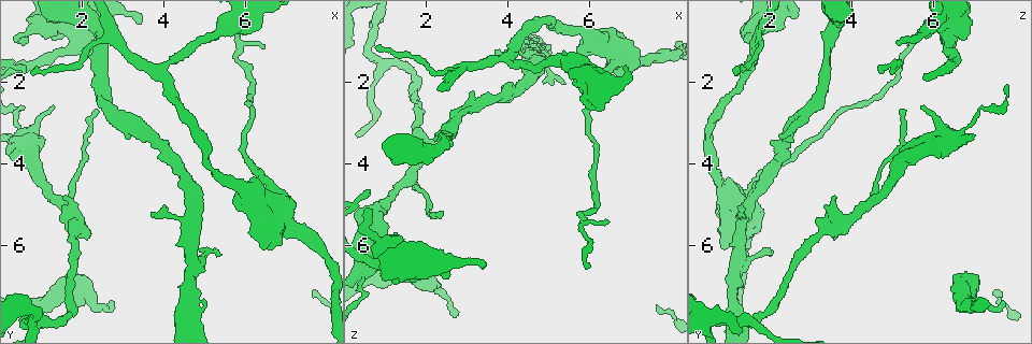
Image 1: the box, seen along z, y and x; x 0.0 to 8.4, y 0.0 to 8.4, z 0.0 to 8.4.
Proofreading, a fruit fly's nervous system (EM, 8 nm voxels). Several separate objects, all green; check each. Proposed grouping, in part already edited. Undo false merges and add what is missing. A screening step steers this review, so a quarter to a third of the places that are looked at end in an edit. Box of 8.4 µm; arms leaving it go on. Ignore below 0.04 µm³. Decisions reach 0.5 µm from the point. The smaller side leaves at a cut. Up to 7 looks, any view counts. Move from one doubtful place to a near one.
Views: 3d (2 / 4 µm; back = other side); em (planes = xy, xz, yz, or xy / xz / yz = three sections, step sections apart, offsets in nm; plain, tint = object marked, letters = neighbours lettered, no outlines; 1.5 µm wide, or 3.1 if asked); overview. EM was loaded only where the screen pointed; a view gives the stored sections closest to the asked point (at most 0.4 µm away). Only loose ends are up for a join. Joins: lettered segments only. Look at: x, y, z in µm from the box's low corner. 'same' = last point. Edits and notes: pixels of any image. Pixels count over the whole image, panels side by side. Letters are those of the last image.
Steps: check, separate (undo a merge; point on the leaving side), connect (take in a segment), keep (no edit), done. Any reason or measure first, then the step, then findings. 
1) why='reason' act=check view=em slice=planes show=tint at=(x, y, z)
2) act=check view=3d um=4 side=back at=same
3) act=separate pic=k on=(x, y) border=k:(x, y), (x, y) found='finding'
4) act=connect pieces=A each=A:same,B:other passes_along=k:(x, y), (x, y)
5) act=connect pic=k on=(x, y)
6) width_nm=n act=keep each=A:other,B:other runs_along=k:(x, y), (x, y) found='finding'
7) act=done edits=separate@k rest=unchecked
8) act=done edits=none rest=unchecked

why='free end' act=check view=em slice=yz step=4 show=tint at=(0.55, 0.95, 5.15)

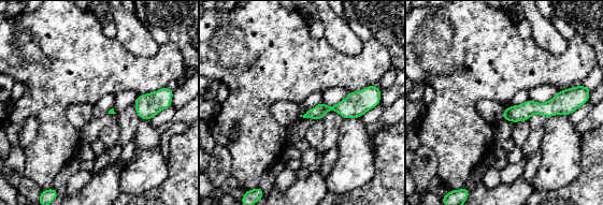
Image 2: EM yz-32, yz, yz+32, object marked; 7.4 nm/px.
why='another direction' act=check view=em slice=xz step=4 show=letters at=same

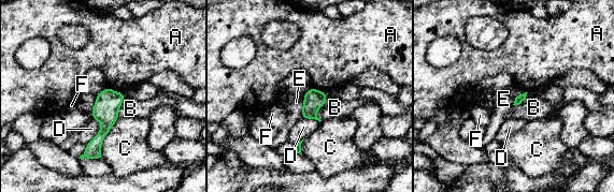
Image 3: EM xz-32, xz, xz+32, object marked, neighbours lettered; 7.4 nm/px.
act=keep each=A:other,B:other,C:other,D:other,E:other,F:other runs_along=3:(120, 94), (88, 156) found='no lettered segment goes on from it'

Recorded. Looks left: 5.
why='free end' act=check view=3d um=4 at=(6.40, 1.20, 5.50)

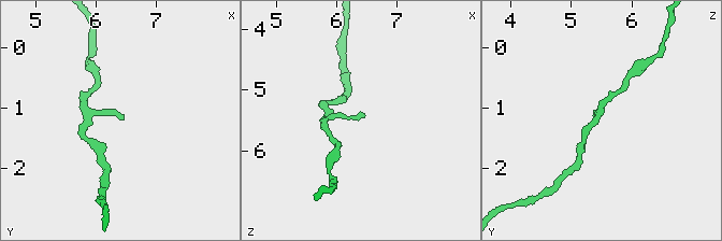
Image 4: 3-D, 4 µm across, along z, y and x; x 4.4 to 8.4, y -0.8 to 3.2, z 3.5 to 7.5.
act=check view=em slice=xz step=8 show=tint at=(6.45, 1.15, 5.40)

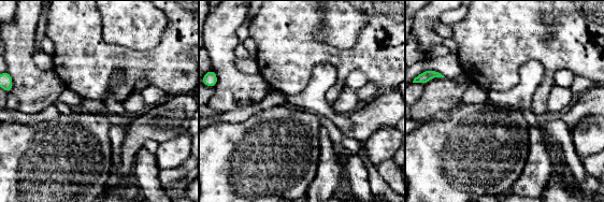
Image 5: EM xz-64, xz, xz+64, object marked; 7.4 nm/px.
why='cut it another way' act=check view=em slice=planes show=letters at=same

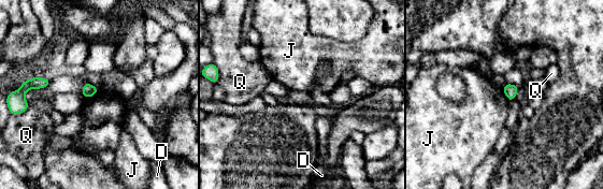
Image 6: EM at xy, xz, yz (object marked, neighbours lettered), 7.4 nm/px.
width_nm=90 longest_contact=J:130nm act=keep each=D:other,J:other,Q:other found='no lettered segment goes on from it'

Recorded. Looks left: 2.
why='thick turns thin' act=check view=em slice=xy step=4 show=plain at=(1.10, 7.45, 6.80)

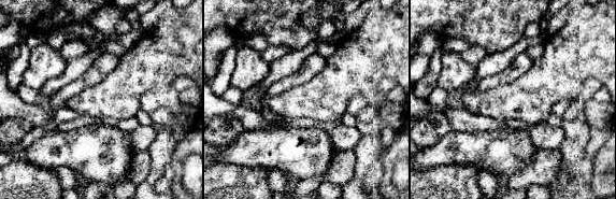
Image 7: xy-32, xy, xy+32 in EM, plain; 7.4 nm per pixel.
act=check view=em slice=xy step=4 show=letters at=same

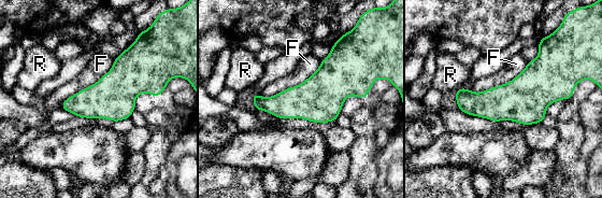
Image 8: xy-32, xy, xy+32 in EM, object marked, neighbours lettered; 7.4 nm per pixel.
act=keep each=F:other,R:other found='continuous, no second neuron'

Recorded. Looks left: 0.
act=done edits=none rest=unchecked

